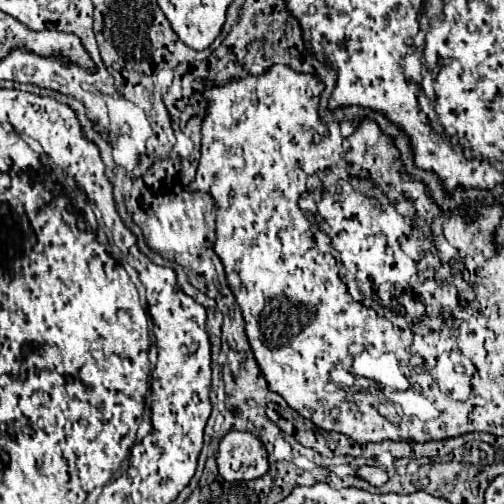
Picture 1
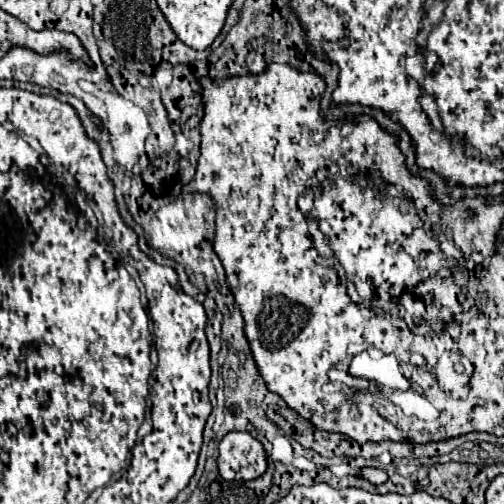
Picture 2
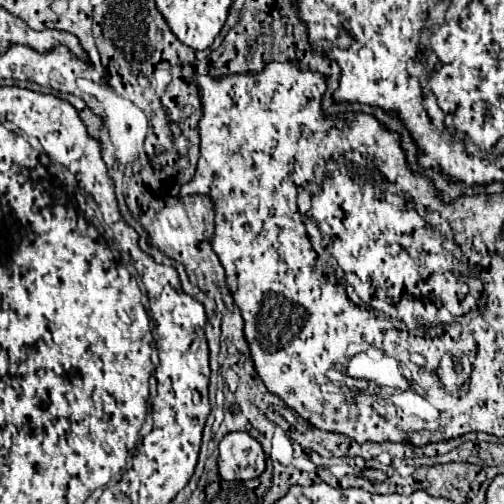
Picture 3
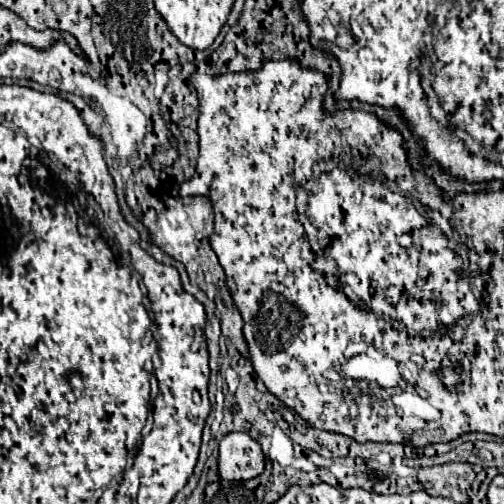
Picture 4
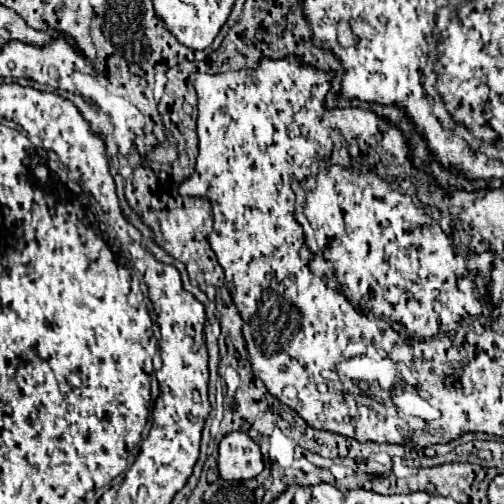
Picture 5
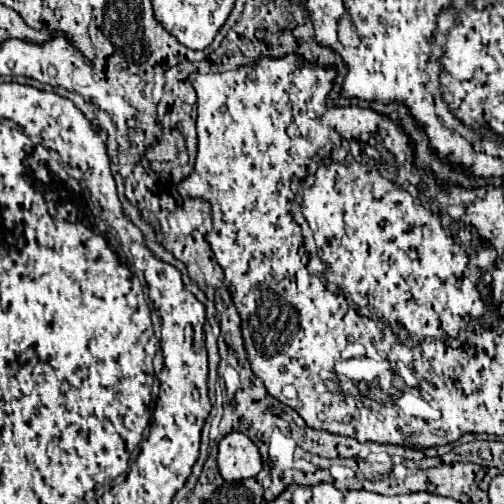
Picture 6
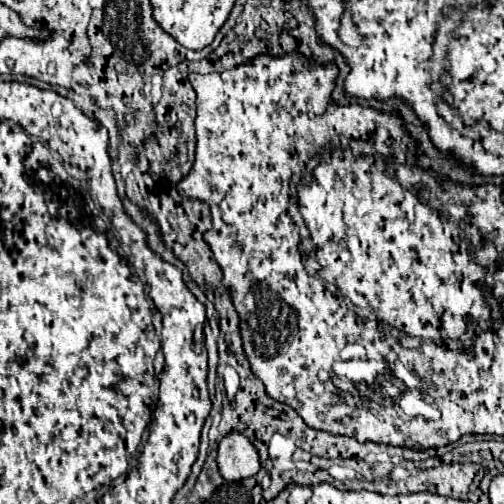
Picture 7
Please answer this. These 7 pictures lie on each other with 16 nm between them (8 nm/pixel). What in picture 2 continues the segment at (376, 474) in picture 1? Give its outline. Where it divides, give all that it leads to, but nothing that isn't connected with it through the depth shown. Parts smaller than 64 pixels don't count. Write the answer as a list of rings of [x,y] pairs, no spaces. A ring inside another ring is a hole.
[[[364,466],[360,470],[360,476],[364,480],[368,480],[370,484],[374,484],[374,486],[380,486],[380,484],[384,484],[388,480],[388,476],[386,476],[384,470],[380,470],[380,468],[368,468],[368,466]]]

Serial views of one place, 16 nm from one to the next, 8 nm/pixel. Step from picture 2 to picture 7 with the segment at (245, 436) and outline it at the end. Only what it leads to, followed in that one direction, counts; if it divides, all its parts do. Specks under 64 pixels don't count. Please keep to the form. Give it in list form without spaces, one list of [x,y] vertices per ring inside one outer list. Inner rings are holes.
[[[232,432],[220,440],[216,460],[220,474],[227,481],[250,478],[262,468],[256,446],[240,432]]]

